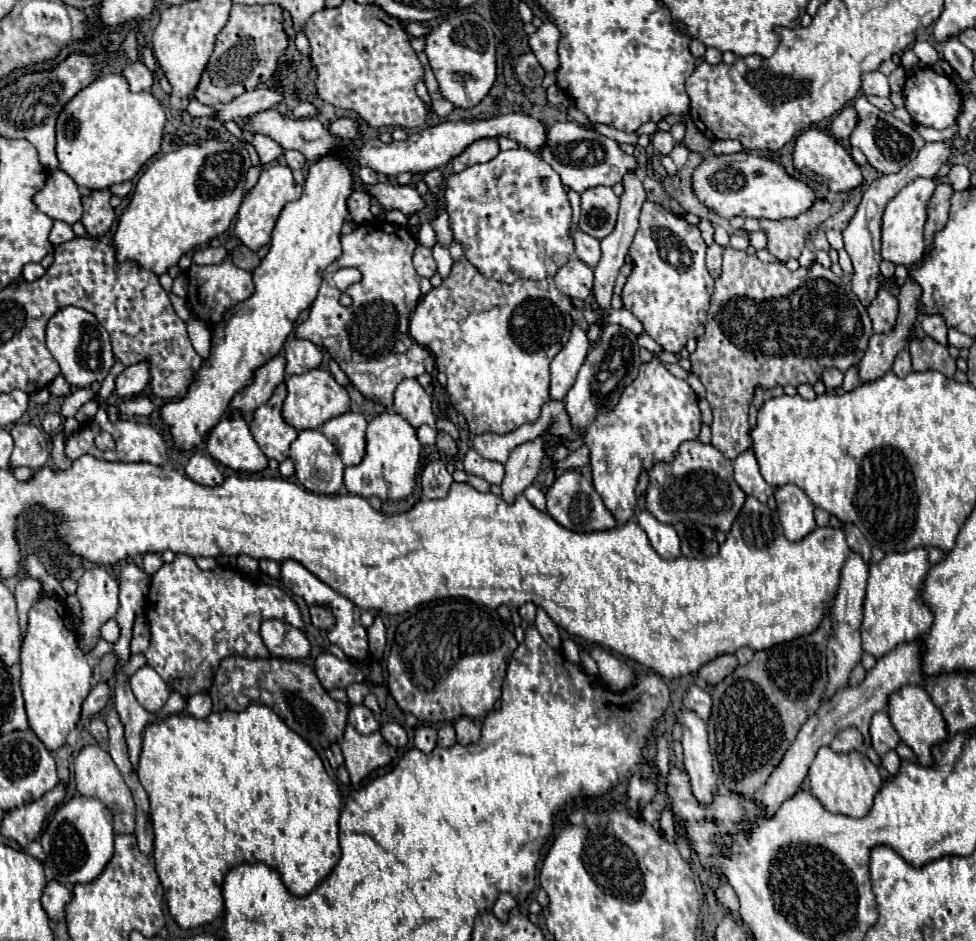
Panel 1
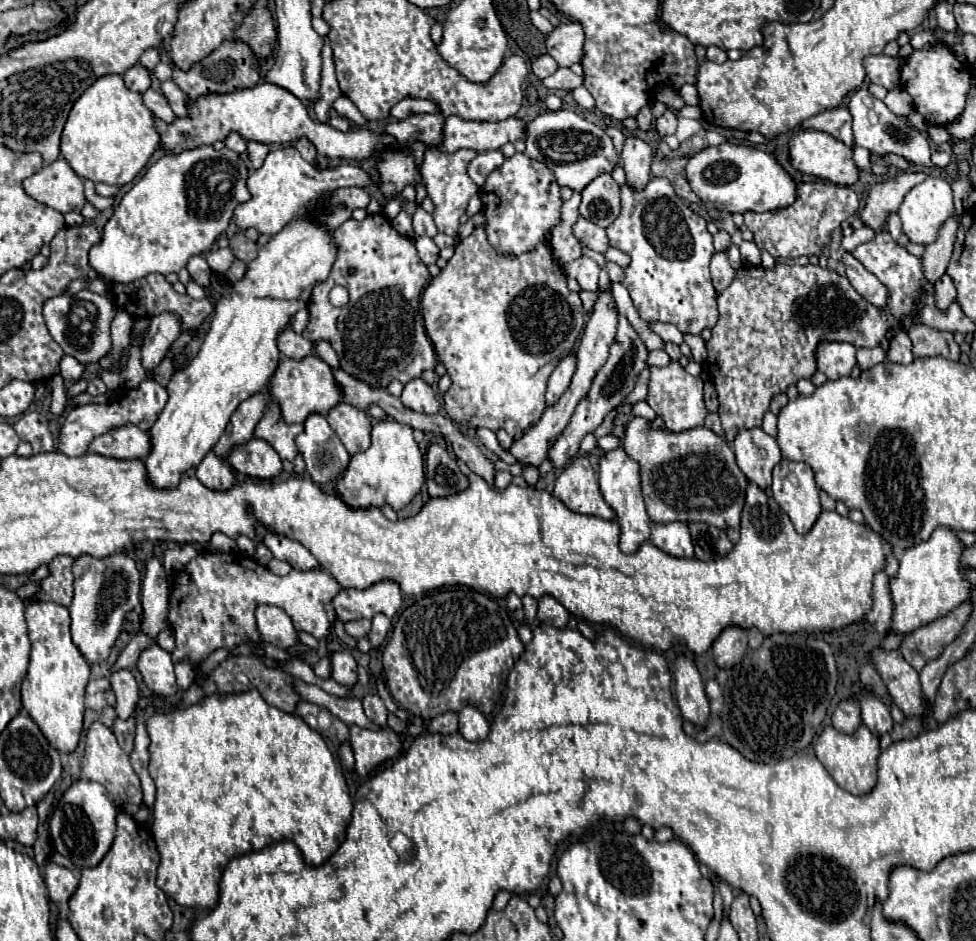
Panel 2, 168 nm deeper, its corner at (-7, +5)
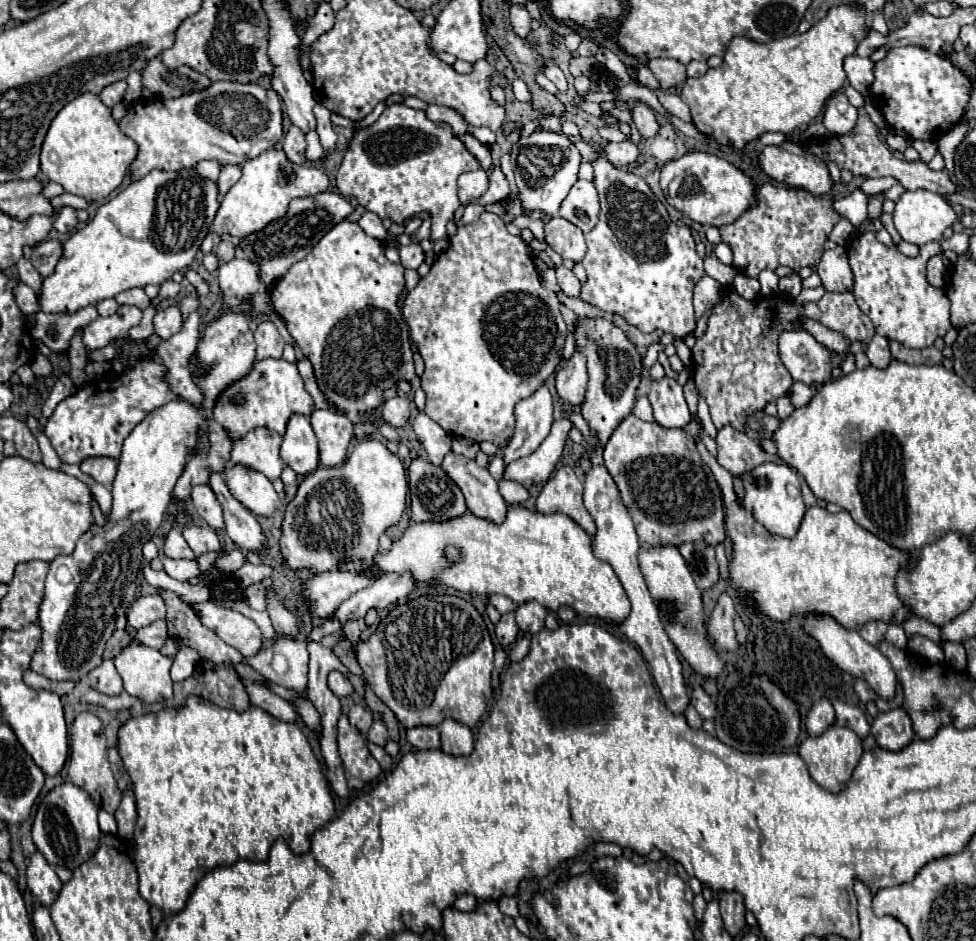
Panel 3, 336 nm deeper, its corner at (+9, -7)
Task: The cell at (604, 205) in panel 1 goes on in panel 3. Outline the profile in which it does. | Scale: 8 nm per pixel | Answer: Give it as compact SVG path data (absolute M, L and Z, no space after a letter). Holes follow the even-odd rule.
M576 181L568 197L562 201L560 217L576 225L582 233L588 233L598 223L598 215L600 215L600 201L594 183Z

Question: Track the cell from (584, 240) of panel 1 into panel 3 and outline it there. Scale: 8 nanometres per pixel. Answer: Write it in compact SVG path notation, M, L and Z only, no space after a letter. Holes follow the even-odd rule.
M554 217L550 223L544 227L546 231L546 243L562 255L562 259L572 259L572 261L582 261L586 253L586 243L584 243L584 233L568 223L562 217Z

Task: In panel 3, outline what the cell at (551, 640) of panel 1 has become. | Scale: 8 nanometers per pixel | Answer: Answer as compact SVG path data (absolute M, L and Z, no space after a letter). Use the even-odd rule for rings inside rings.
M536 601L522 603L516 609L516 623L524 633L530 633L530 635L540 633L544 629L544 619L546 619L546 609Z

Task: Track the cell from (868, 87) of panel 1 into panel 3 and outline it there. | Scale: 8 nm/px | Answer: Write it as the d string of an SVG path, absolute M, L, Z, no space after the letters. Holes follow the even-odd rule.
M858 55L846 57L844 71L848 75L848 83L856 91L860 91L862 95L870 93L870 87L874 83L874 61L872 59L864 59Z

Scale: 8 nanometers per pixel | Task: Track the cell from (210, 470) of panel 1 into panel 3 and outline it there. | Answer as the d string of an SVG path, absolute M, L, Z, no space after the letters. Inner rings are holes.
M196 485L192 487L192 503L198 511L198 515L216 531L220 533L224 529L224 519L222 519L222 507L212 491L210 485Z

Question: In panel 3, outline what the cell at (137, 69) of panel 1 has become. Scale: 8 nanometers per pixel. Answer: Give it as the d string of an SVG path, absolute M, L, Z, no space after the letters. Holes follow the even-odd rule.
M116 81L116 83L108 85L108 87L104 87L104 91L100 93L100 99L108 107L114 107L116 103L124 101L124 93L126 93L126 81Z

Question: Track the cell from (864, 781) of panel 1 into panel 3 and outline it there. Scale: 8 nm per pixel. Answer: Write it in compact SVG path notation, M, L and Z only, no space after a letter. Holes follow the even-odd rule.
M832 725L826 733L822 733L818 737L804 739L798 747L798 753L804 759L804 763L810 771L810 777L820 787L824 787L826 791L832 791L832 793L840 793L846 787L846 783L850 781L850 777L852 777L852 773L854 773L864 751L862 751L860 737L854 731L848 731L848 727Z

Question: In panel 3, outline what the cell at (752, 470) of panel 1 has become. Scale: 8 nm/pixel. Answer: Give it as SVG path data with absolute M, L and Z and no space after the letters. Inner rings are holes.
M722 427L716 437L718 455L716 461L732 475L744 477L744 473L752 471L762 463L784 463L778 455L766 453L754 439L746 433L740 433L732 427Z

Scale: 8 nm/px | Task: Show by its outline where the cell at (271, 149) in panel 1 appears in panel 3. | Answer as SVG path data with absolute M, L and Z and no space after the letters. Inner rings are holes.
M224 165L222 173L220 173L220 179L218 179L220 195L226 195L228 189L240 179L240 175L242 175L242 169L238 165Z

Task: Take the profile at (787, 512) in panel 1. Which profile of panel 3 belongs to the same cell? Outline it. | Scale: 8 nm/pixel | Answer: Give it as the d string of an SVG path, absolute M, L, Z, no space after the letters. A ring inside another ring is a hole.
M764 463L764 465L748 471L748 475L744 475L742 483L744 483L744 491L746 491L744 507L748 507L752 511L754 519L758 523L762 523L770 533L792 539L798 533L800 523L806 513L806 507L802 501L800 477L794 473L794 469L790 469L788 465Z

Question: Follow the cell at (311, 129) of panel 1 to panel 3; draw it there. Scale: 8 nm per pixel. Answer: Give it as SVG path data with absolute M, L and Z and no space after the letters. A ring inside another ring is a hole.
M216 81L212 87L204 91L196 91L192 95L182 95L176 99L152 99L152 101L136 101L126 117L120 121L120 129L138 145L138 157L130 165L132 179L142 179L154 169L164 171L180 171L192 169L204 159L216 159L220 165L242 165L244 161L258 157L260 153L272 149L282 137L282 109L280 97L266 87L256 83L228 83Z

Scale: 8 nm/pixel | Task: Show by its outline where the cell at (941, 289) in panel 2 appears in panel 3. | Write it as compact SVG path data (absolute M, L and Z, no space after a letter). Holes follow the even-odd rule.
M936 255L928 261L928 283L936 289L942 289L946 285L946 265L942 261L942 255Z

